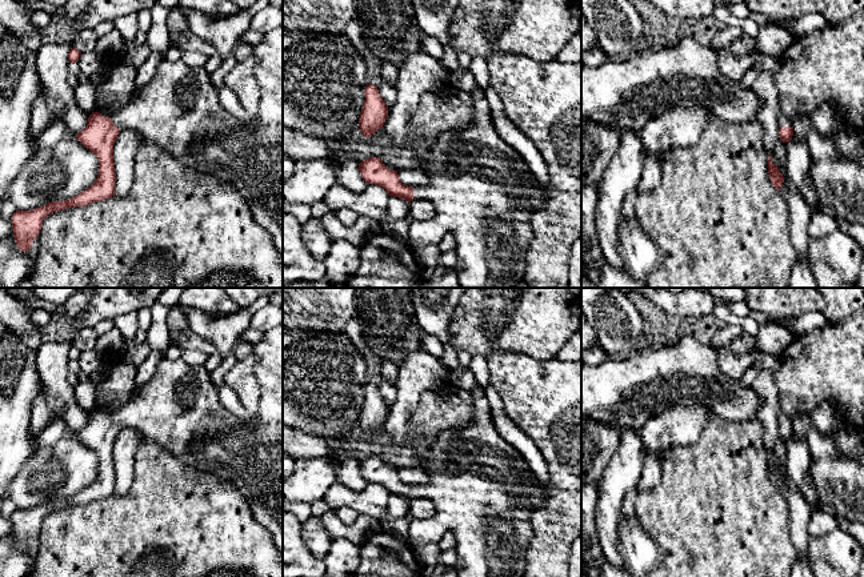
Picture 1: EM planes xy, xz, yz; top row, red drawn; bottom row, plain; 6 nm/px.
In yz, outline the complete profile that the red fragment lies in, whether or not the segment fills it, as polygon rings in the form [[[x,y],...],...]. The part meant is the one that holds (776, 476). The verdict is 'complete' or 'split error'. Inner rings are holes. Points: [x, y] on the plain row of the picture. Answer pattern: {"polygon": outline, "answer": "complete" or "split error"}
{"polygon": [[[767,454],[767,460],[771,481],[780,490],[780,486],[784,481],[784,474],[780,472],[779,466],[772,461],[772,457],[769,454]]], "answer": "complete"}

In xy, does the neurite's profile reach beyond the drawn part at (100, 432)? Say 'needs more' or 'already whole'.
needs more

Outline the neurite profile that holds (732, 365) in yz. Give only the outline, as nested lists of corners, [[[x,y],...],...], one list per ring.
[[[767,321],[759,328],[759,334],[755,337],[756,349],[753,352],[736,356],[731,346],[717,349],[719,368],[725,376],[733,380],[741,380],[744,372],[749,366],[753,366],[764,354],[772,354],[780,358],[792,340],[793,336],[788,330],[772,321]]]

